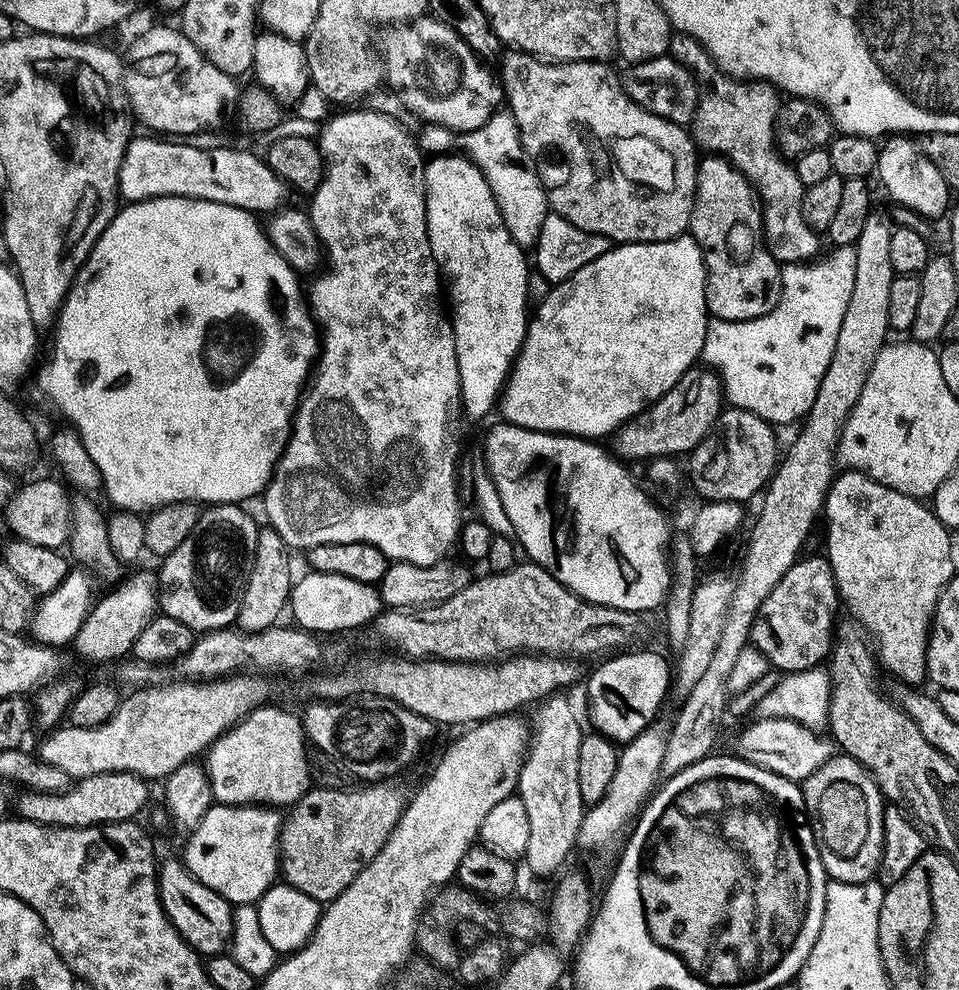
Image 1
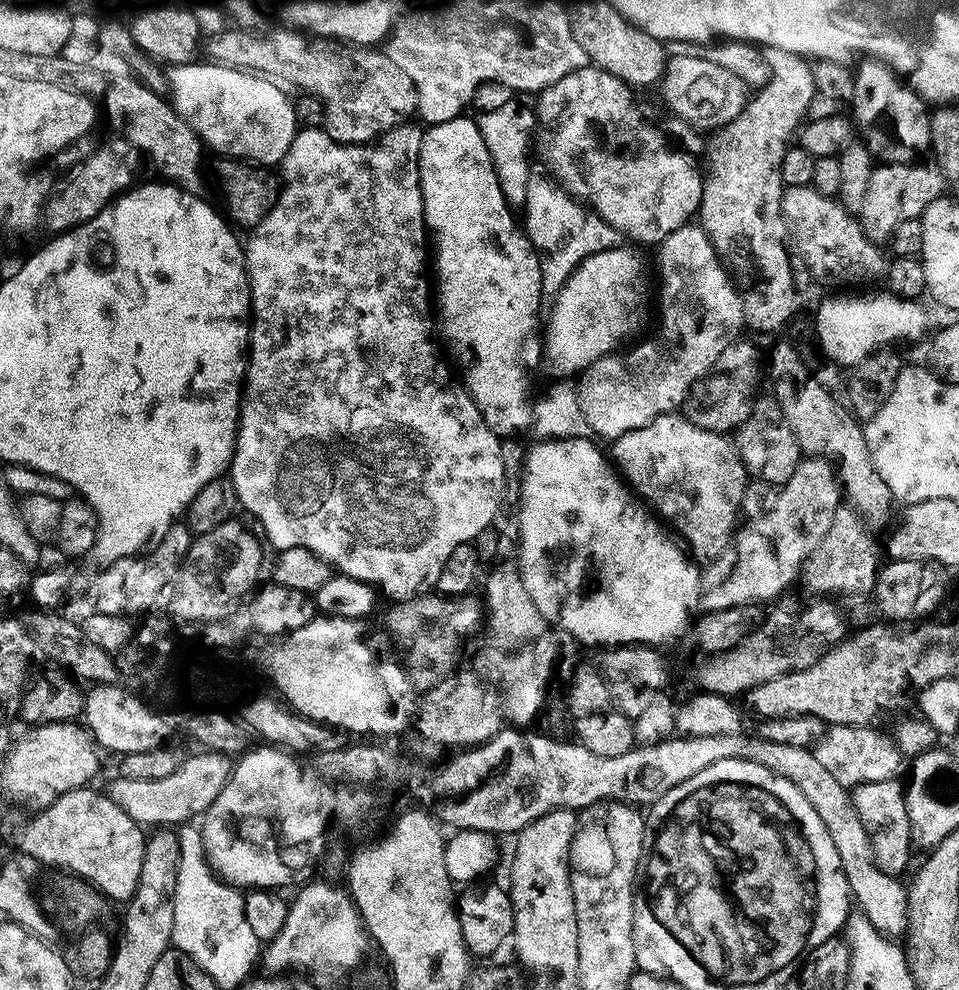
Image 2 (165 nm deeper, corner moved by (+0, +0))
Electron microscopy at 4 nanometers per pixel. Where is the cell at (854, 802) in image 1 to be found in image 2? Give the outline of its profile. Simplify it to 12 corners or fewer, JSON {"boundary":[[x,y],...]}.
{"boundary":[[899,779],[862,784],[854,810],[876,864],[903,877],[912,860],[908,793]]}

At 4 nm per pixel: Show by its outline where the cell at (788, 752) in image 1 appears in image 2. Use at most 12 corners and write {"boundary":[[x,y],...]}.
{"boundary":[[832,726],[814,753],[844,788],[895,780],[902,753],[875,727]]}

